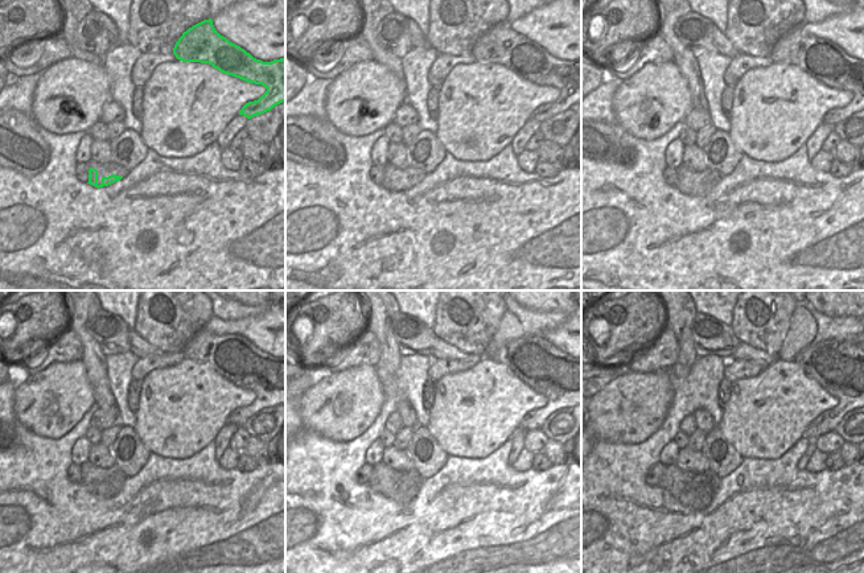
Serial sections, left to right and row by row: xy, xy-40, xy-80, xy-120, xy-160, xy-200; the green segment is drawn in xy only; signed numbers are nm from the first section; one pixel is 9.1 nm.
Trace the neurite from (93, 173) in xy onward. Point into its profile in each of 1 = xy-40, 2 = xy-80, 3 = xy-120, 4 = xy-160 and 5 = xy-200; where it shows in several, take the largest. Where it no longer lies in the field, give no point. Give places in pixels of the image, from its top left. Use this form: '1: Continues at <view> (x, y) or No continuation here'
1: Continues at xy-40 (407, 182)
2: Continues at xy-80 (703, 184)
3: Continues at xy-120 (114, 479)
4: Continues at xy-160 (410, 481)
5: Continues at xy-200 (707, 482)

